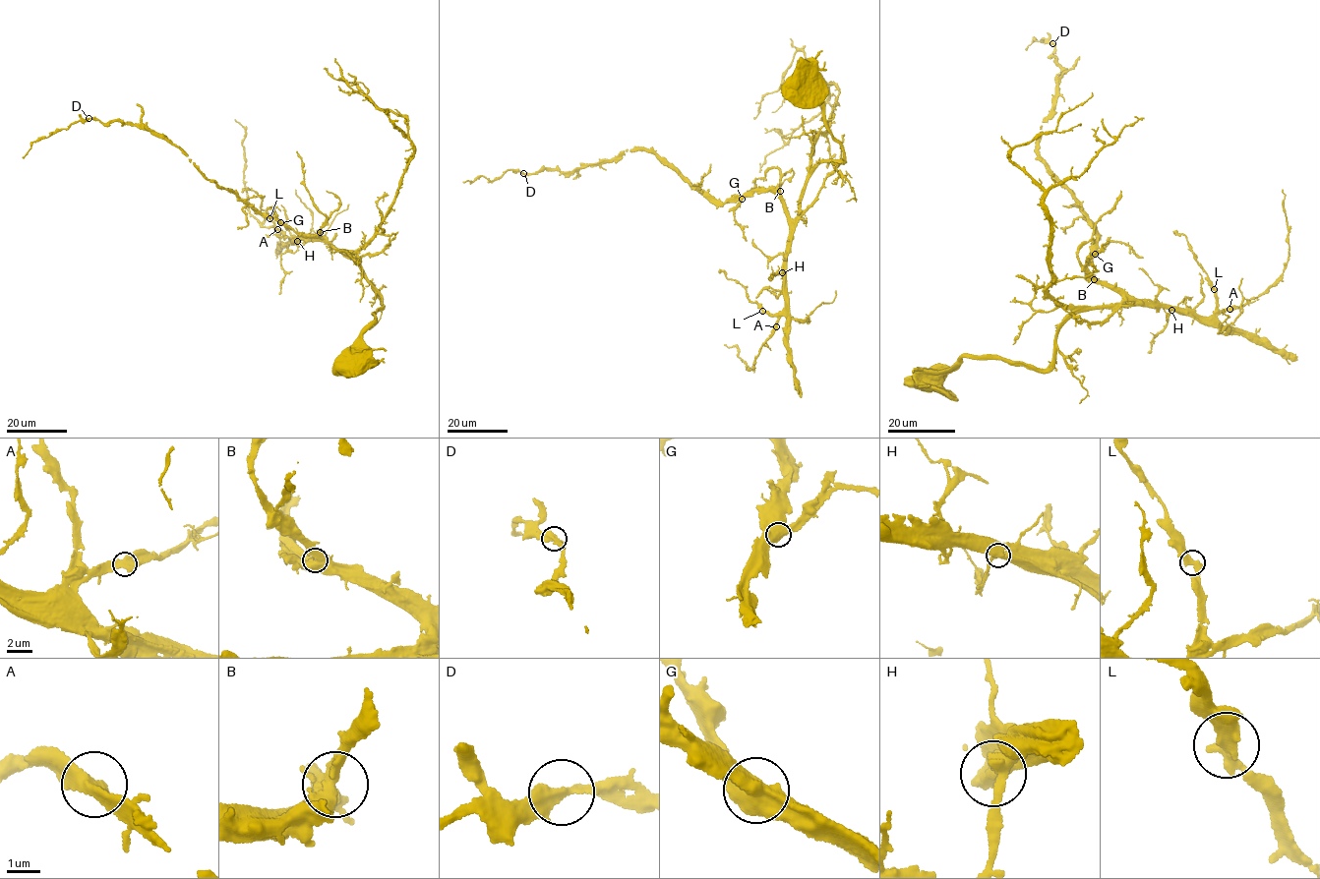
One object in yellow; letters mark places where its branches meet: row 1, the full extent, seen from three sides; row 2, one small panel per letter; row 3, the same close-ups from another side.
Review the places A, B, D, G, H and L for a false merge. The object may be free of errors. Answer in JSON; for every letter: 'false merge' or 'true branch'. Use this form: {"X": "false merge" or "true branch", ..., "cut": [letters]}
{"A": "true branch", "B": "true branch", "D": "true branch", "G": "true branch", "H": "true branch", "L": "true branch", "cut": []}

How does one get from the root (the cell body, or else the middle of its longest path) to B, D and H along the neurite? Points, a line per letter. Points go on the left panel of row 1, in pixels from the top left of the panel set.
B: (358, 360), (362, 334), (376, 319), (373, 312), (384, 308), (381, 295), (350, 257), (334, 248), (320, 232)
D: (358, 360), (373, 312), (384, 308), (350, 257), (321, 234), (266, 217), (164, 138), (88, 119)
H: (358, 360), (362, 334), (376, 319), (373, 312), (384, 308), (381, 295), (350, 257), (330, 242), (297, 241)

